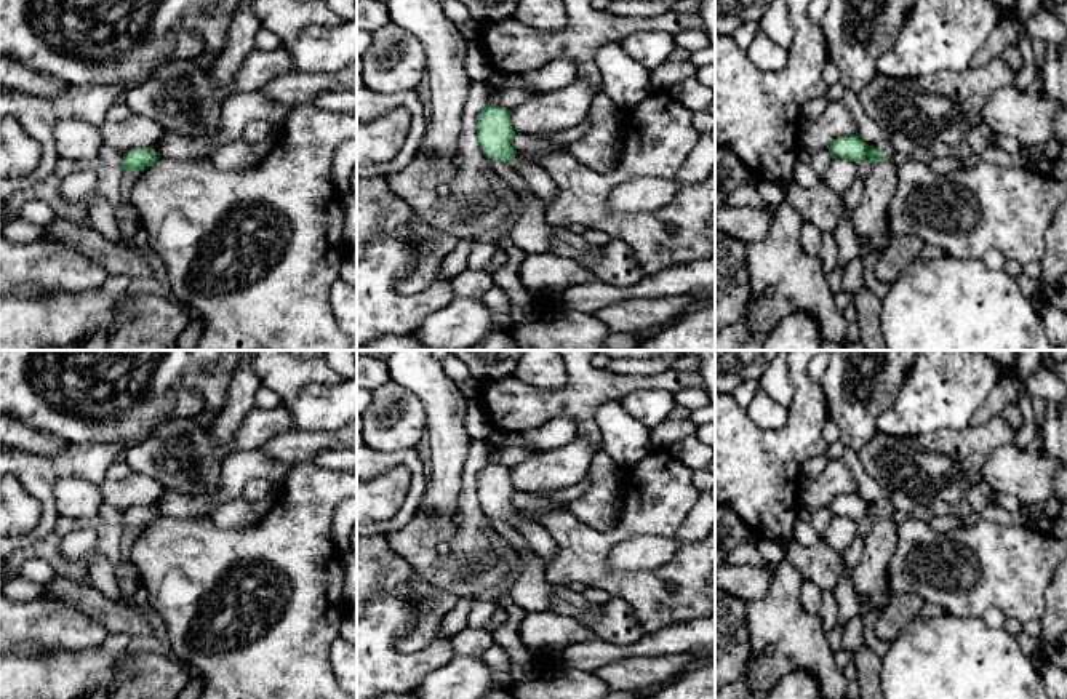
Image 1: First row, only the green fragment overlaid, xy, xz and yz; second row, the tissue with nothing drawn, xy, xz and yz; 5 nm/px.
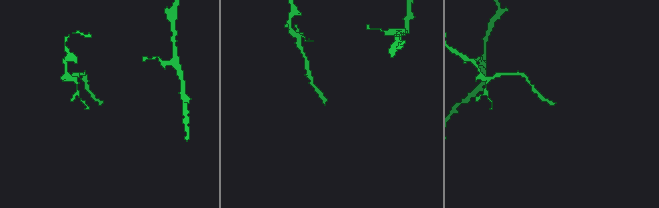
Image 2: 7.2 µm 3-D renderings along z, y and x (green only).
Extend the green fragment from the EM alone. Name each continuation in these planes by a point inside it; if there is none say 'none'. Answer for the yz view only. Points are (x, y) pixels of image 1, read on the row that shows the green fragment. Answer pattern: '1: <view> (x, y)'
1: yz (883, 147)

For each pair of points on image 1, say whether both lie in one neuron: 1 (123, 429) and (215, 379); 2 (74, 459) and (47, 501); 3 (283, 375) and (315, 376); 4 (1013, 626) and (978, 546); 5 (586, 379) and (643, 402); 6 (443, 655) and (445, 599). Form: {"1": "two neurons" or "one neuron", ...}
{"1": "one neuron", "2": "one neuron", "3": "one neuron", "4": "two neurons", "5": "two neurons", "6": "two neurons"}

